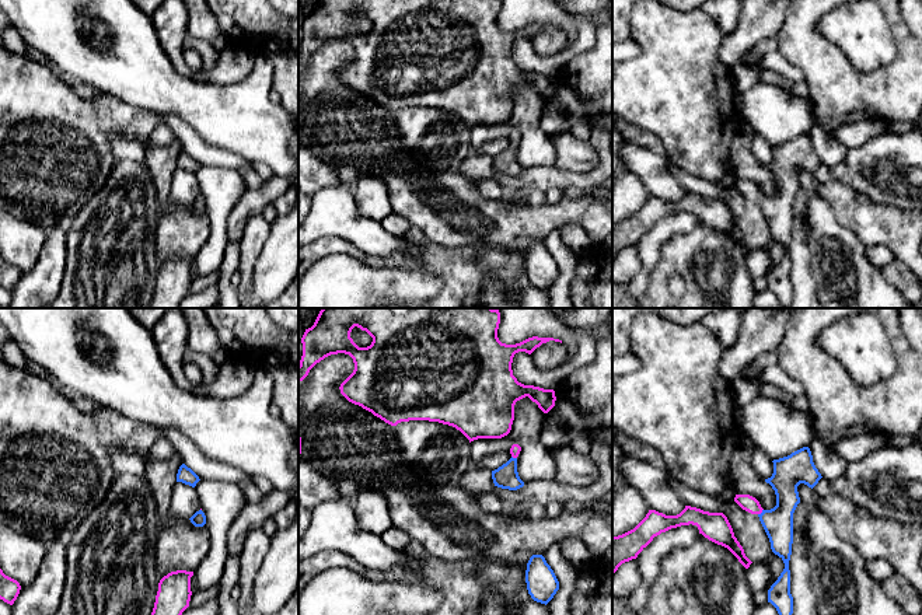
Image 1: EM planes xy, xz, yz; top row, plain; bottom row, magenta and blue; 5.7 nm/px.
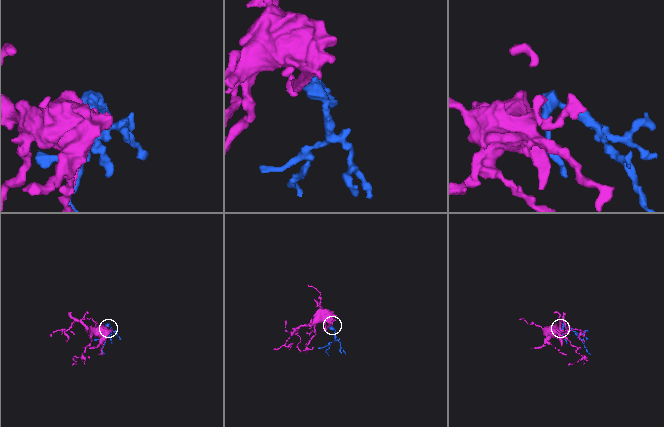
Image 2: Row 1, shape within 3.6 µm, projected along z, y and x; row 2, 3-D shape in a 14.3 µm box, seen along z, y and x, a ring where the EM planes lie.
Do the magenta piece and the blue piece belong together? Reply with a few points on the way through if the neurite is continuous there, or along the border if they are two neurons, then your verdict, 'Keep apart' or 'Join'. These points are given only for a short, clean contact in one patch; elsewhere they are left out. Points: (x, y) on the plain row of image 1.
Path across: yz (748, 189), (761, 198), (778, 209). Join

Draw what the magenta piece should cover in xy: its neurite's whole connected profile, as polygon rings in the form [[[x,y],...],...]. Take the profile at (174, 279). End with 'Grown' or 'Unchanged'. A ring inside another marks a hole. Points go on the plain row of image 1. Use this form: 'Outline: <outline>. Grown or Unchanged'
Outline: [[[177,256],[158,269],[154,294],[149,308],[178,308],[191,287],[193,258]]]. Unchanged

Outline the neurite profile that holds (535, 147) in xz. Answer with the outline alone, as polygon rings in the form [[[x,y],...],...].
[[[539,126],[523,132],[517,143],[517,158],[524,170],[555,167],[556,150],[551,134]]]

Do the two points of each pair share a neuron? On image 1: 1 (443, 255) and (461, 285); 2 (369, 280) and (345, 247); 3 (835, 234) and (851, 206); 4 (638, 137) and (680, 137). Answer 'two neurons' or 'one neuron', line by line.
1: one neuron
2: two neurons
3: two neurons
4: two neurons

